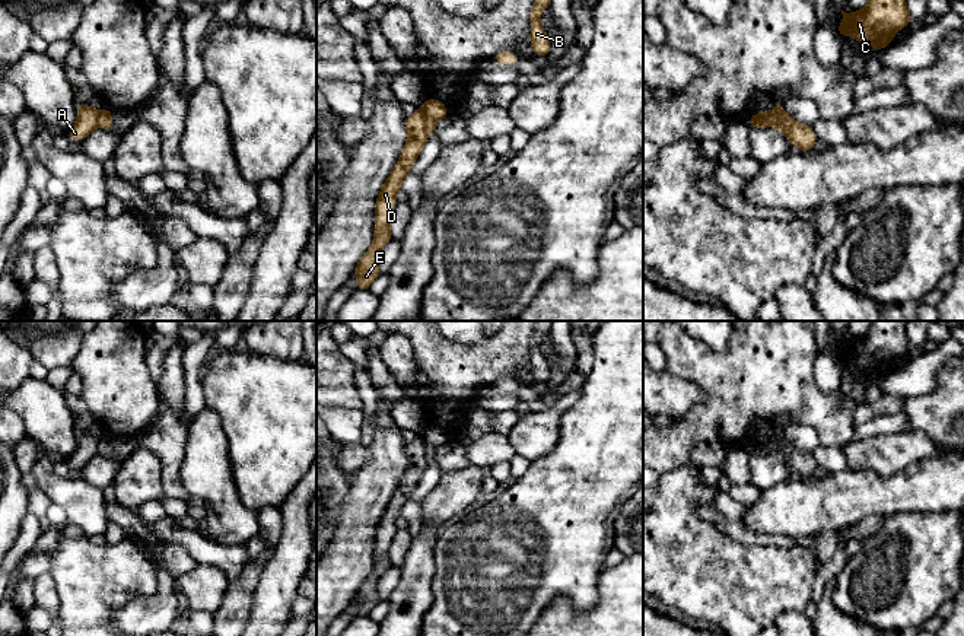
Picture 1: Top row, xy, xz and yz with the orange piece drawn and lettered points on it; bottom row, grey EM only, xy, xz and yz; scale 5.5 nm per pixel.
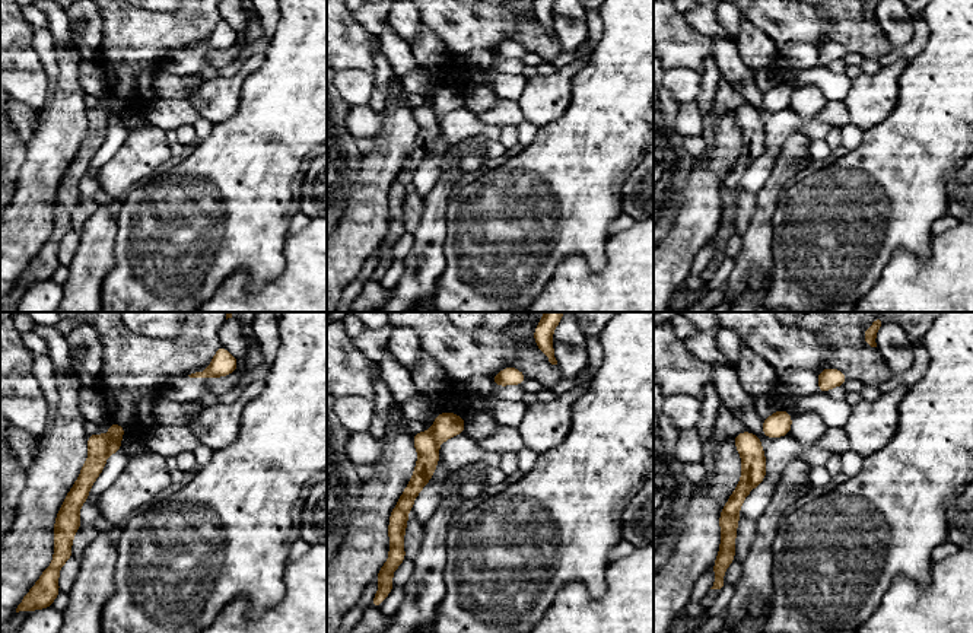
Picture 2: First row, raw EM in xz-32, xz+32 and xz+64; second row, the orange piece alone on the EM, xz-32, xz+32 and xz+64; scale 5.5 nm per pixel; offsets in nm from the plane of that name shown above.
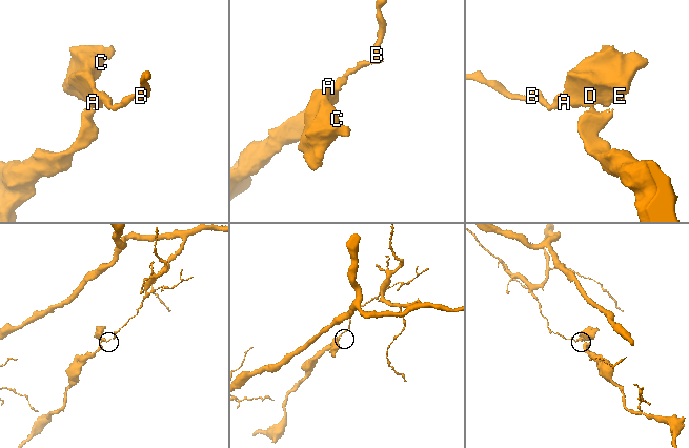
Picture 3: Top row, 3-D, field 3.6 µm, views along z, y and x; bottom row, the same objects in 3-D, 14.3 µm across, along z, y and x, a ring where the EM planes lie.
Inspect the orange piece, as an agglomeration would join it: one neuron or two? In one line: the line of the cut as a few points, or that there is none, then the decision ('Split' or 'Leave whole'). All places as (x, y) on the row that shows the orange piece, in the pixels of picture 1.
Split along xz (419, 110), (429, 134). Split

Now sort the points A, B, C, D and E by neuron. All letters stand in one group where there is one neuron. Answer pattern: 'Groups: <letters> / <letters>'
Groups: A C D E / B

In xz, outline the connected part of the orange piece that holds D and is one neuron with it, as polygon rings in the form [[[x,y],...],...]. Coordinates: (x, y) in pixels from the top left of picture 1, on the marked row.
[[[420,109],[410,117],[405,117],[404,125],[408,133],[408,139],[398,162],[392,168],[382,190],[378,194],[375,206],[373,242],[353,271],[353,276],[357,277],[356,289],[359,290],[369,290],[372,282],[381,274],[376,260],[379,251],[389,241],[392,241],[389,233],[389,220],[397,206],[395,194],[401,190],[403,179],[410,174],[410,169],[414,160],[419,158],[429,136],[426,130],[426,121]]]

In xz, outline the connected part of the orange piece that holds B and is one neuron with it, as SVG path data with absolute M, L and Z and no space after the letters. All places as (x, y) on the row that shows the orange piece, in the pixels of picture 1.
M535 0L535 4L532 6L529 12L529 20L531 20L531 50L537 55L547 57L550 54L550 39L545 29L540 25L540 15L541 12L551 3L551 0Z

